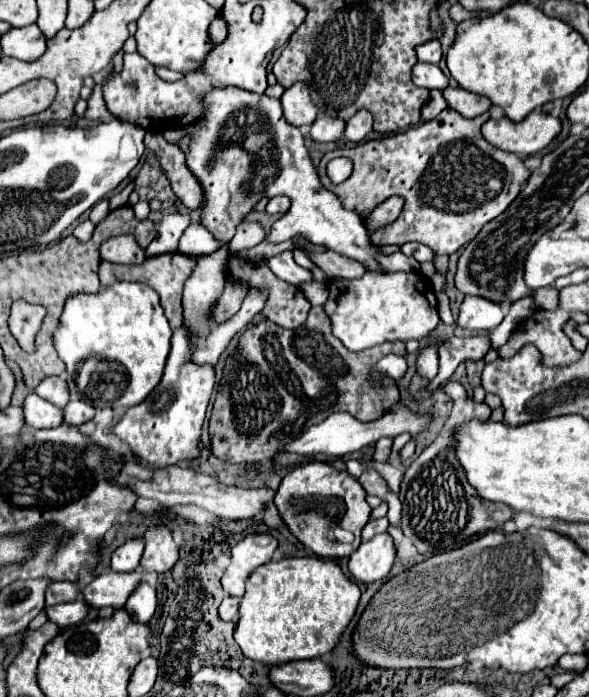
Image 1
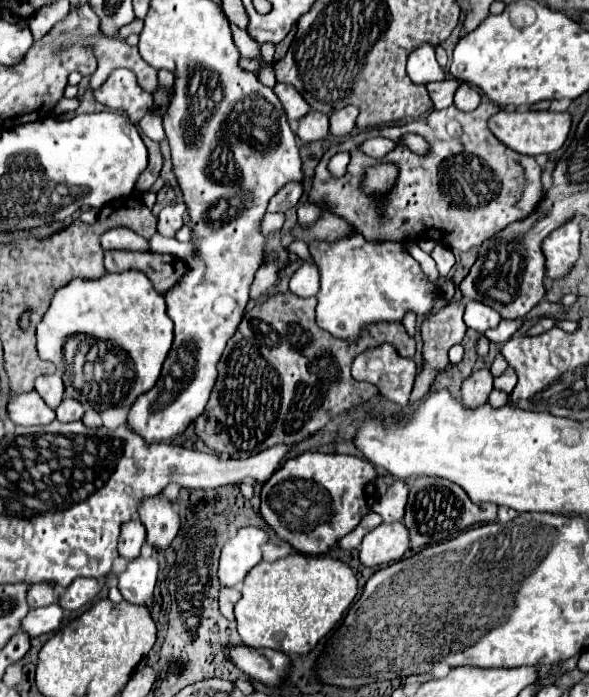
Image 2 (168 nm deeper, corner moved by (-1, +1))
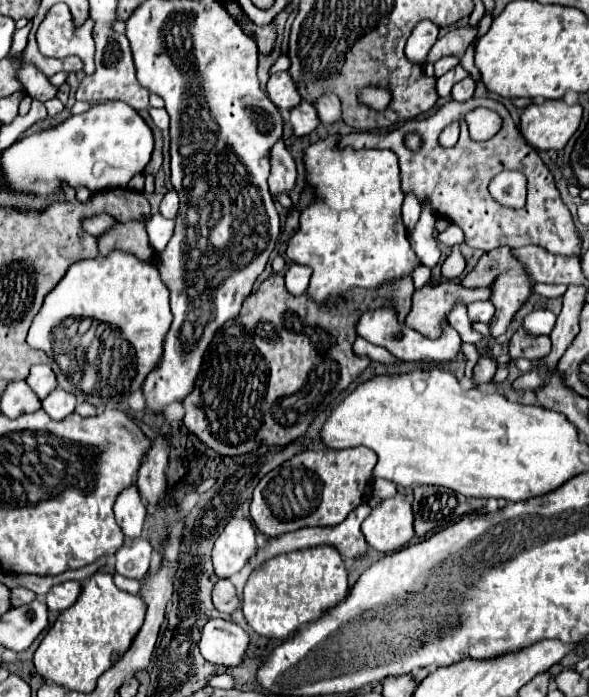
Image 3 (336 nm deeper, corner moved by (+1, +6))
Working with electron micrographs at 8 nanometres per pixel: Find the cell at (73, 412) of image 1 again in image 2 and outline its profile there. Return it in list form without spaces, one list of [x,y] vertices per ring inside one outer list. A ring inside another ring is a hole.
[[[65,398],[55,412],[57,412],[57,420],[61,420],[61,422],[75,422],[75,420],[83,418],[85,408],[75,398]]]

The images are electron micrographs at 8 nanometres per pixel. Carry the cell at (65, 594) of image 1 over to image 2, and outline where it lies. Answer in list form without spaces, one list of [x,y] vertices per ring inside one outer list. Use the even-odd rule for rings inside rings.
[[[33,584],[29,588],[29,596],[31,600],[31,608],[39,608],[39,606],[49,606],[49,604],[55,604],[59,602],[59,590],[51,584]]]

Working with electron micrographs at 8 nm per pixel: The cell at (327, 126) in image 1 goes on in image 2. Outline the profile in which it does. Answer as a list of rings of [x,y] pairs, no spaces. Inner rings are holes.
[[[309,112],[305,118],[299,122],[299,132],[297,136],[303,142],[315,142],[315,140],[325,140],[329,136],[329,116],[323,112]]]

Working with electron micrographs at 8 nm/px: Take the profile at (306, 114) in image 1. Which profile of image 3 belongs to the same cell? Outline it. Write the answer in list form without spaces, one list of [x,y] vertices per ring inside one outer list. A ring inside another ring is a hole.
[[[287,71],[283,73],[273,73],[267,81],[267,95],[269,99],[283,111],[287,113],[291,107],[301,103],[301,95]]]

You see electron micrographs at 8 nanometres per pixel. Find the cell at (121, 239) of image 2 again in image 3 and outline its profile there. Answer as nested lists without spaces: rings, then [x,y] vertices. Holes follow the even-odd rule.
[[[99,213],[99,215],[91,215],[91,217],[85,217],[85,219],[81,221],[83,229],[85,229],[87,233],[95,235],[95,237],[99,237],[101,233],[105,233],[105,229],[113,227],[113,223],[115,223],[115,219],[113,219],[111,215],[107,215],[107,213]]]

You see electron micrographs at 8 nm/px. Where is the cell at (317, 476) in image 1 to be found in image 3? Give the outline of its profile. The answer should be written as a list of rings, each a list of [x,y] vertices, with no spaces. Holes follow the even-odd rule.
[[[367,447],[345,451],[303,451],[267,473],[253,491],[251,513],[257,529],[267,537],[297,531],[301,527],[325,527],[341,523],[359,507],[373,483],[377,455]]]

